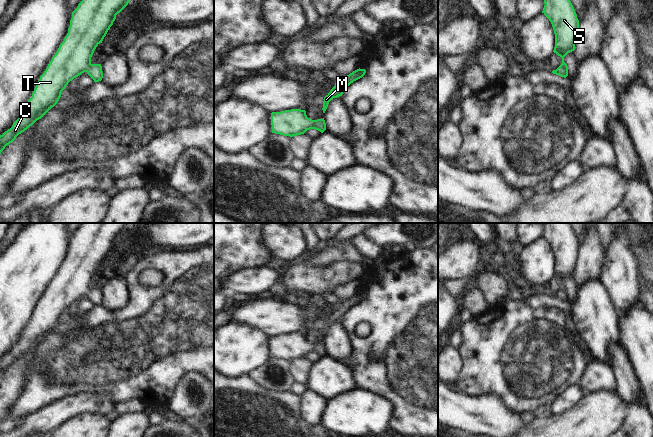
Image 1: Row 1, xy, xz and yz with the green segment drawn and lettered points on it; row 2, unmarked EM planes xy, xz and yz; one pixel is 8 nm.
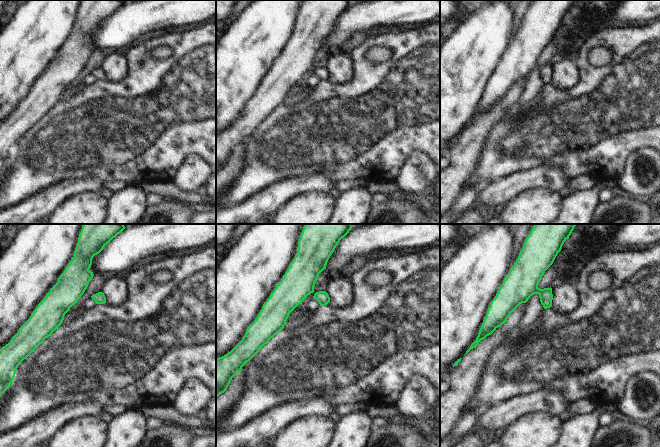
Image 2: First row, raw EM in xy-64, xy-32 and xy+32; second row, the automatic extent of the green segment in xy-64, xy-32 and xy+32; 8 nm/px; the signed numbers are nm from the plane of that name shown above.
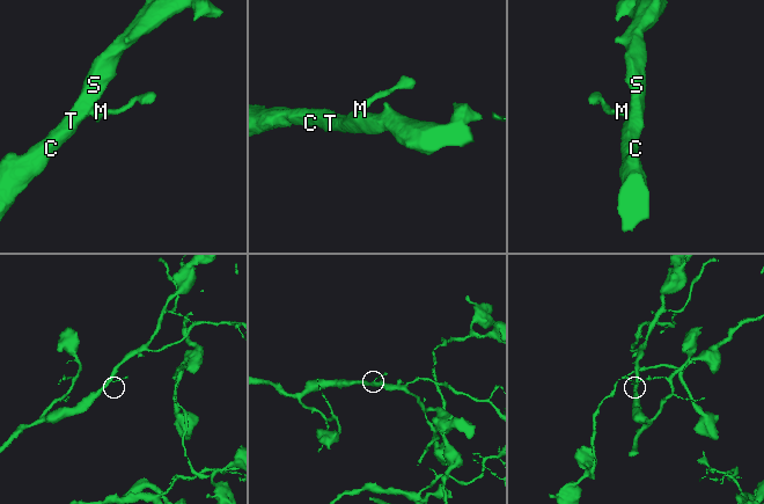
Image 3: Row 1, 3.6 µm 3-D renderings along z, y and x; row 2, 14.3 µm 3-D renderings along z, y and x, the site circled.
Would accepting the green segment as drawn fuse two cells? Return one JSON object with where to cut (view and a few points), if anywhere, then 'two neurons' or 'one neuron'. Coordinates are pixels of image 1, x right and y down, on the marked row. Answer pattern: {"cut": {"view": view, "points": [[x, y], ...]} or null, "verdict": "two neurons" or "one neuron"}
{"cut": null, "verdict": "one neuron"}

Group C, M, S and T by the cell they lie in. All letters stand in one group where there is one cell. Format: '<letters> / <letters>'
C M S T

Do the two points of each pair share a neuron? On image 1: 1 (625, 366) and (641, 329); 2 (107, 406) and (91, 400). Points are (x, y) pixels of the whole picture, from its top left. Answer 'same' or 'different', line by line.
1: different
2: same

